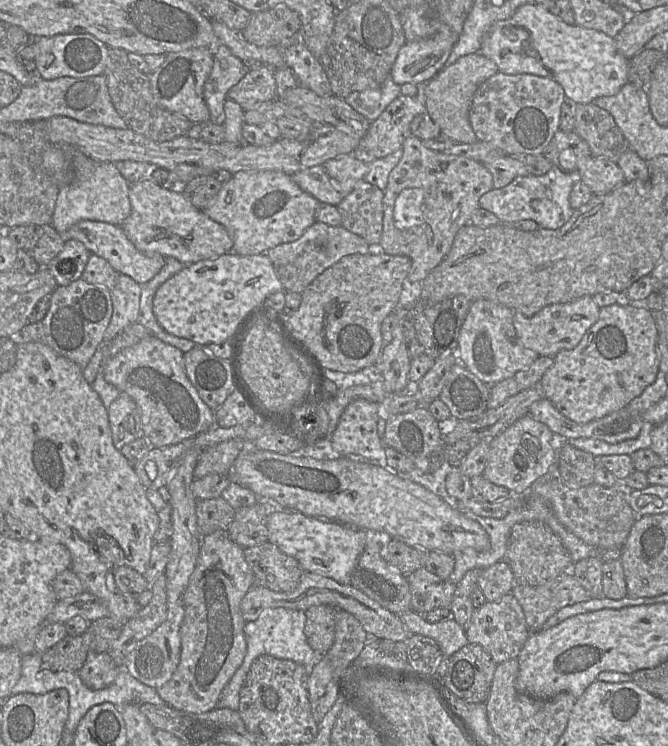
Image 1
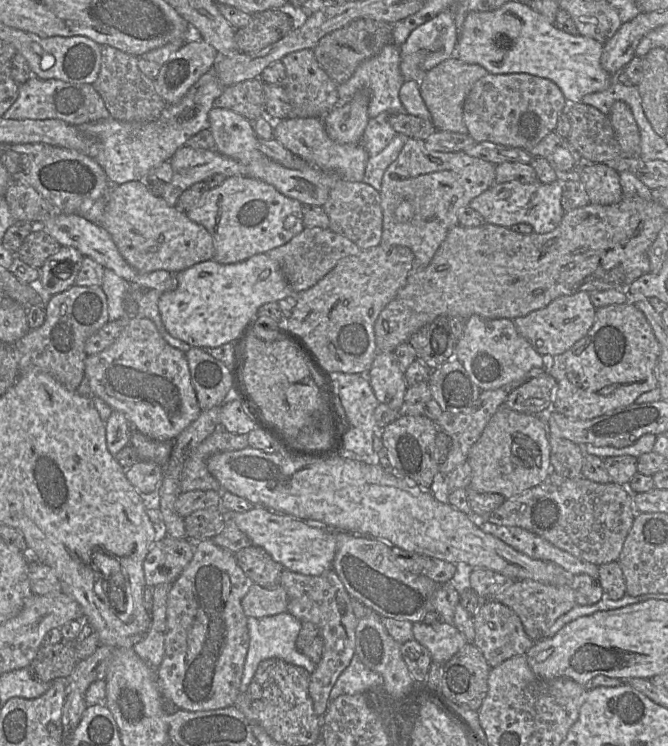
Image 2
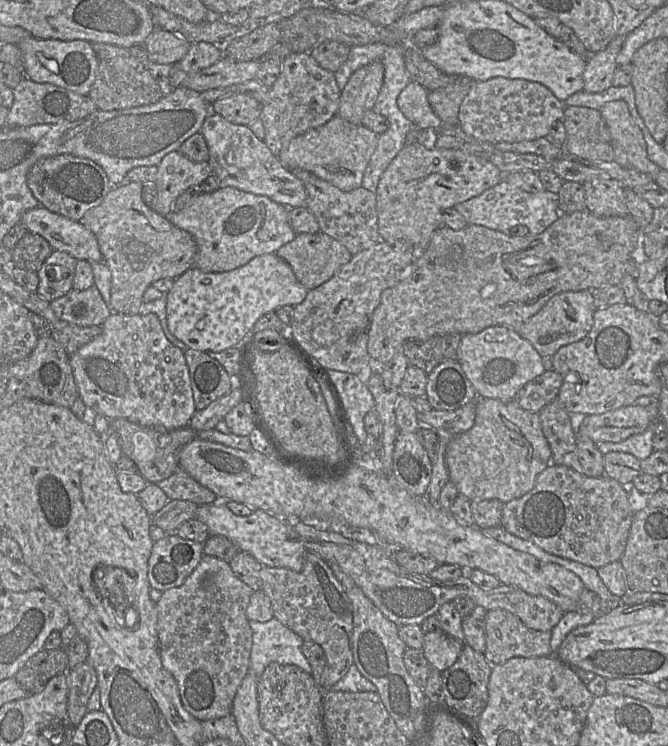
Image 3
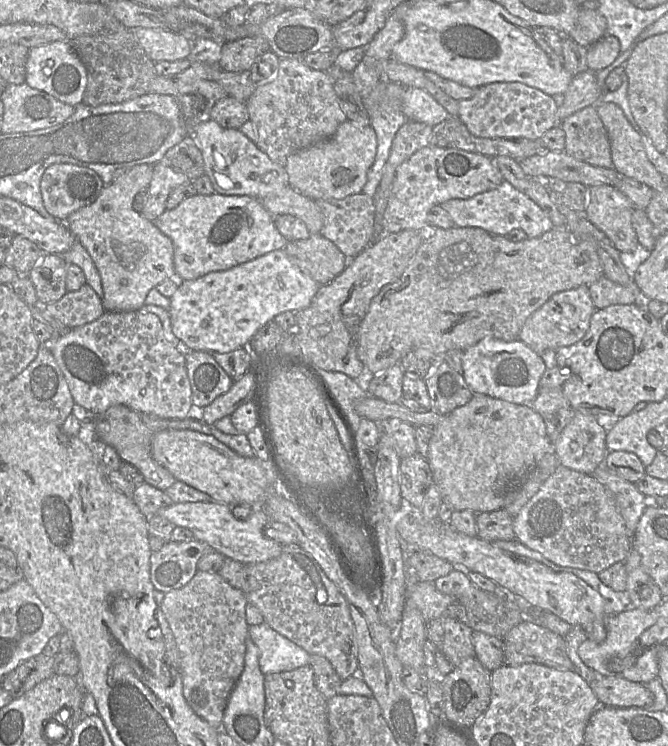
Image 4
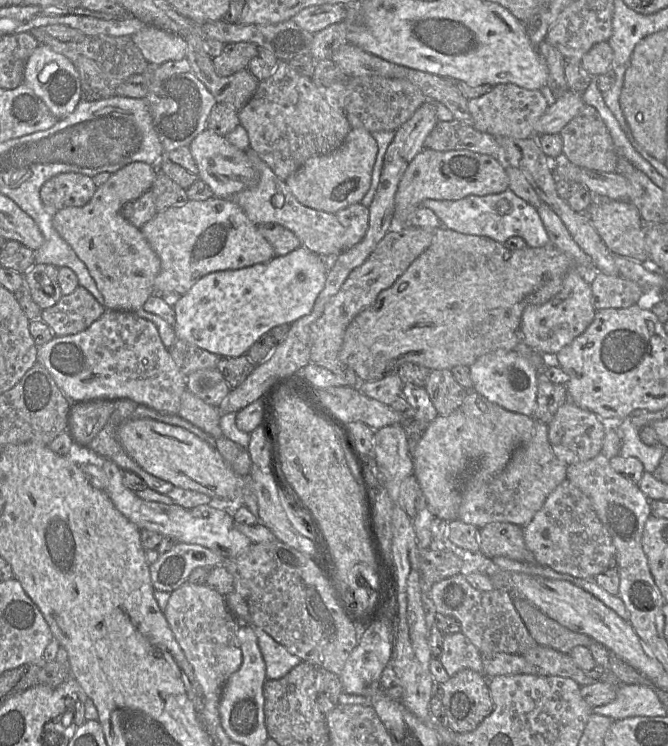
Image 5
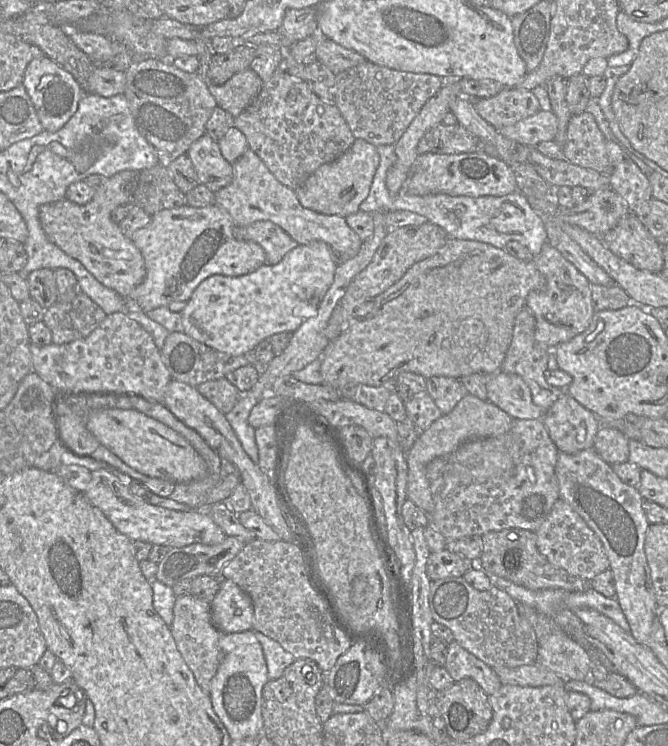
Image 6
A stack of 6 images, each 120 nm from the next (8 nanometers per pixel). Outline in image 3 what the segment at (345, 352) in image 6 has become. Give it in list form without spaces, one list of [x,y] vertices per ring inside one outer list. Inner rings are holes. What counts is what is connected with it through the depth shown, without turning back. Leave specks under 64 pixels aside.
[[[587,210],[572,213],[561,213],[559,218],[547,229],[539,234],[525,236],[512,236],[508,233],[493,230],[482,225],[470,225],[460,230],[453,230],[441,225],[434,230],[426,249],[413,262],[410,271],[397,285],[385,289],[381,294],[378,307],[372,315],[372,321],[368,332],[367,350],[376,365],[386,365],[393,356],[402,351],[404,343],[409,339],[425,340],[433,336],[445,336],[452,333],[476,334],[491,326],[506,326],[518,330],[526,320],[536,314],[554,295],[566,291],[594,290],[604,286],[619,285],[627,275],[636,275],[637,266],[632,258],[632,253],[640,239],[642,229],[636,221],[627,216],[598,217]]]

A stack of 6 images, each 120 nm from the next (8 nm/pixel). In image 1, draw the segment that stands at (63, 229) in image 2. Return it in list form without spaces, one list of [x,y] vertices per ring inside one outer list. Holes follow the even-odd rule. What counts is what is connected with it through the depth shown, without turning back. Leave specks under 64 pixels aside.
[[[81,220],[67,230],[65,238],[79,240],[92,254],[107,260],[119,274],[129,276],[140,285],[150,281],[161,270],[166,258],[160,254],[141,252],[127,237],[121,226],[106,222]]]

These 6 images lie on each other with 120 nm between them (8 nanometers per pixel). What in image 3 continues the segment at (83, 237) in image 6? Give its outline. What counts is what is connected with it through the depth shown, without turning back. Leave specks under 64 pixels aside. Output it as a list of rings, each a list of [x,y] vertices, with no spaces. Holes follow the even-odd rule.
[[[127,182],[114,186],[107,193],[102,202],[88,210],[79,220],[96,237],[103,256],[112,275],[110,309],[111,313],[137,315],[143,303],[145,290],[152,282],[161,278],[176,279],[193,267],[197,246],[194,238],[186,231],[173,225],[165,216],[156,213],[142,200],[141,182]]]

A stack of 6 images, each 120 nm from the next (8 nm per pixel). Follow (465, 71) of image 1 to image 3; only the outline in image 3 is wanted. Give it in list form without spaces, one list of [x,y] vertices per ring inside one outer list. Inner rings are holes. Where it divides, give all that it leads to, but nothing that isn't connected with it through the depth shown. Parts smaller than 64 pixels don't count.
[[[464,76],[451,77],[451,81],[445,87],[428,91],[428,102],[443,124],[459,124],[460,105],[473,81]]]

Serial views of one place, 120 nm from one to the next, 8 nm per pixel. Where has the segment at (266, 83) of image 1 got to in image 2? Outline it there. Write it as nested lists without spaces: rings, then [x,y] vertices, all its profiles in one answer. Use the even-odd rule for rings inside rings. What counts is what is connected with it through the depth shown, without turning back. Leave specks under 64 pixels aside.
[[[258,77],[227,86],[215,99],[213,107],[229,109],[254,121],[266,109],[263,85],[264,82]]]

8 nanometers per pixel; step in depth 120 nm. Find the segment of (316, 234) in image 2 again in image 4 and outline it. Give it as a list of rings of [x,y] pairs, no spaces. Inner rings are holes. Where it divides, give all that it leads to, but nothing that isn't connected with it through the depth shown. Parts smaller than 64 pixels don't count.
[[[320,234],[294,240],[283,249],[300,270],[320,285],[331,282],[349,264],[349,259]]]

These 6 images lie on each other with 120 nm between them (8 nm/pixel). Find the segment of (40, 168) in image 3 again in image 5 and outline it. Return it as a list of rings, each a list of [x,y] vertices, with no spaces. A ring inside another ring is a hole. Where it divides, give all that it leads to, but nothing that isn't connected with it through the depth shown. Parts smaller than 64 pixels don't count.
[[[66,172],[47,180],[40,189],[40,196],[46,206],[60,210],[65,207],[82,207],[93,197],[97,186],[87,175]]]

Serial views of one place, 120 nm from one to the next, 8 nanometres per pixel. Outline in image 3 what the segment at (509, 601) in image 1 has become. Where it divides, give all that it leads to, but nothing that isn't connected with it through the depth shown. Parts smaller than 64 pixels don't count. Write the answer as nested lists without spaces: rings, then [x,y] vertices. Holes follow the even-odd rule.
[[[490,609],[484,615],[486,647],[483,653],[491,665],[501,664],[513,657],[547,657],[552,655],[550,647],[551,631],[537,631],[526,627],[522,621],[505,609]]]

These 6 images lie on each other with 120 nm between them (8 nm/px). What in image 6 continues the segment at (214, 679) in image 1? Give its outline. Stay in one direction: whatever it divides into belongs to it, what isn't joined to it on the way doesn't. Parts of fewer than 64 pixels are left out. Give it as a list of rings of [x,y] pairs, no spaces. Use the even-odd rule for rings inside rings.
[[[188,594],[176,598],[173,611],[174,618],[170,629],[176,646],[200,688],[210,695],[211,681],[223,660],[223,652],[219,647],[219,639],[223,633],[212,623],[211,604]]]

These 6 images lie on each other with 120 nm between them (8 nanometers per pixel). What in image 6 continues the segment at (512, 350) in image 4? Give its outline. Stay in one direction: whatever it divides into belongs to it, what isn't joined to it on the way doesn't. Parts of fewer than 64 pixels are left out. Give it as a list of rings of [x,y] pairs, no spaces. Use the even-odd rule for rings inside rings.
[[[501,370],[486,378],[487,400],[513,419],[542,419],[545,410],[535,405],[531,390],[516,374]]]

